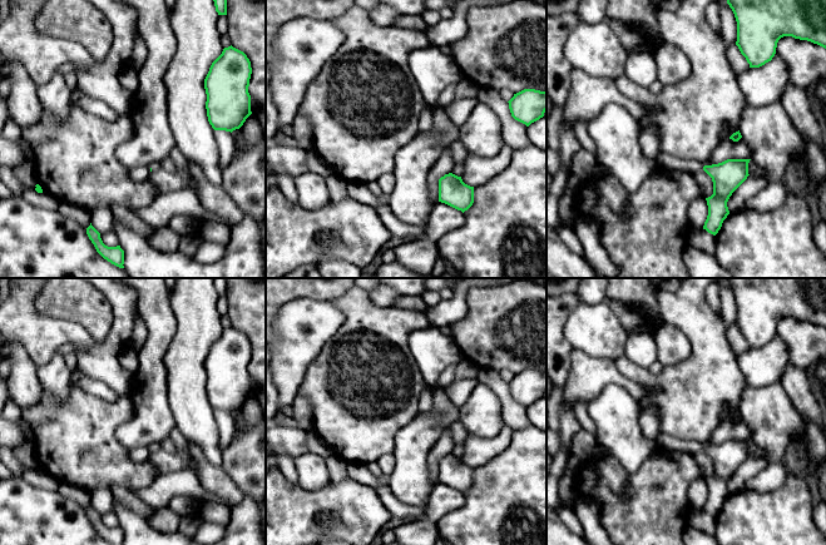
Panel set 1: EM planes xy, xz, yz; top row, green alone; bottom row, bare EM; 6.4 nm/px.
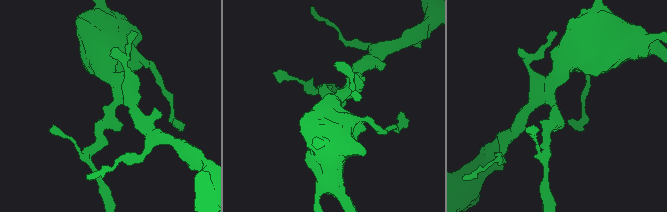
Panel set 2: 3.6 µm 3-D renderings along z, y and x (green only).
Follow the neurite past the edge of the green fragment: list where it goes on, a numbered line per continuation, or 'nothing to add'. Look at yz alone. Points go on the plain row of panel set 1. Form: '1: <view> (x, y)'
1: yz (690, 446)

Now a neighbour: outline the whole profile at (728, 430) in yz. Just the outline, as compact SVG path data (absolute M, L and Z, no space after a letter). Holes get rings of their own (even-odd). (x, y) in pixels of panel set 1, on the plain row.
M728 418L717 427L717 430L711 435L709 440L703 445L712 446L722 444L727 440L751 440L751 437L751 428L743 418L741 418L738 422L733 422Z

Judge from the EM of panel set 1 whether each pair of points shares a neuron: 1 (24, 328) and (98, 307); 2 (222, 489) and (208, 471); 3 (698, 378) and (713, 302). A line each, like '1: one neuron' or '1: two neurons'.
1: two neurons
2: one neuron
3: two neurons

